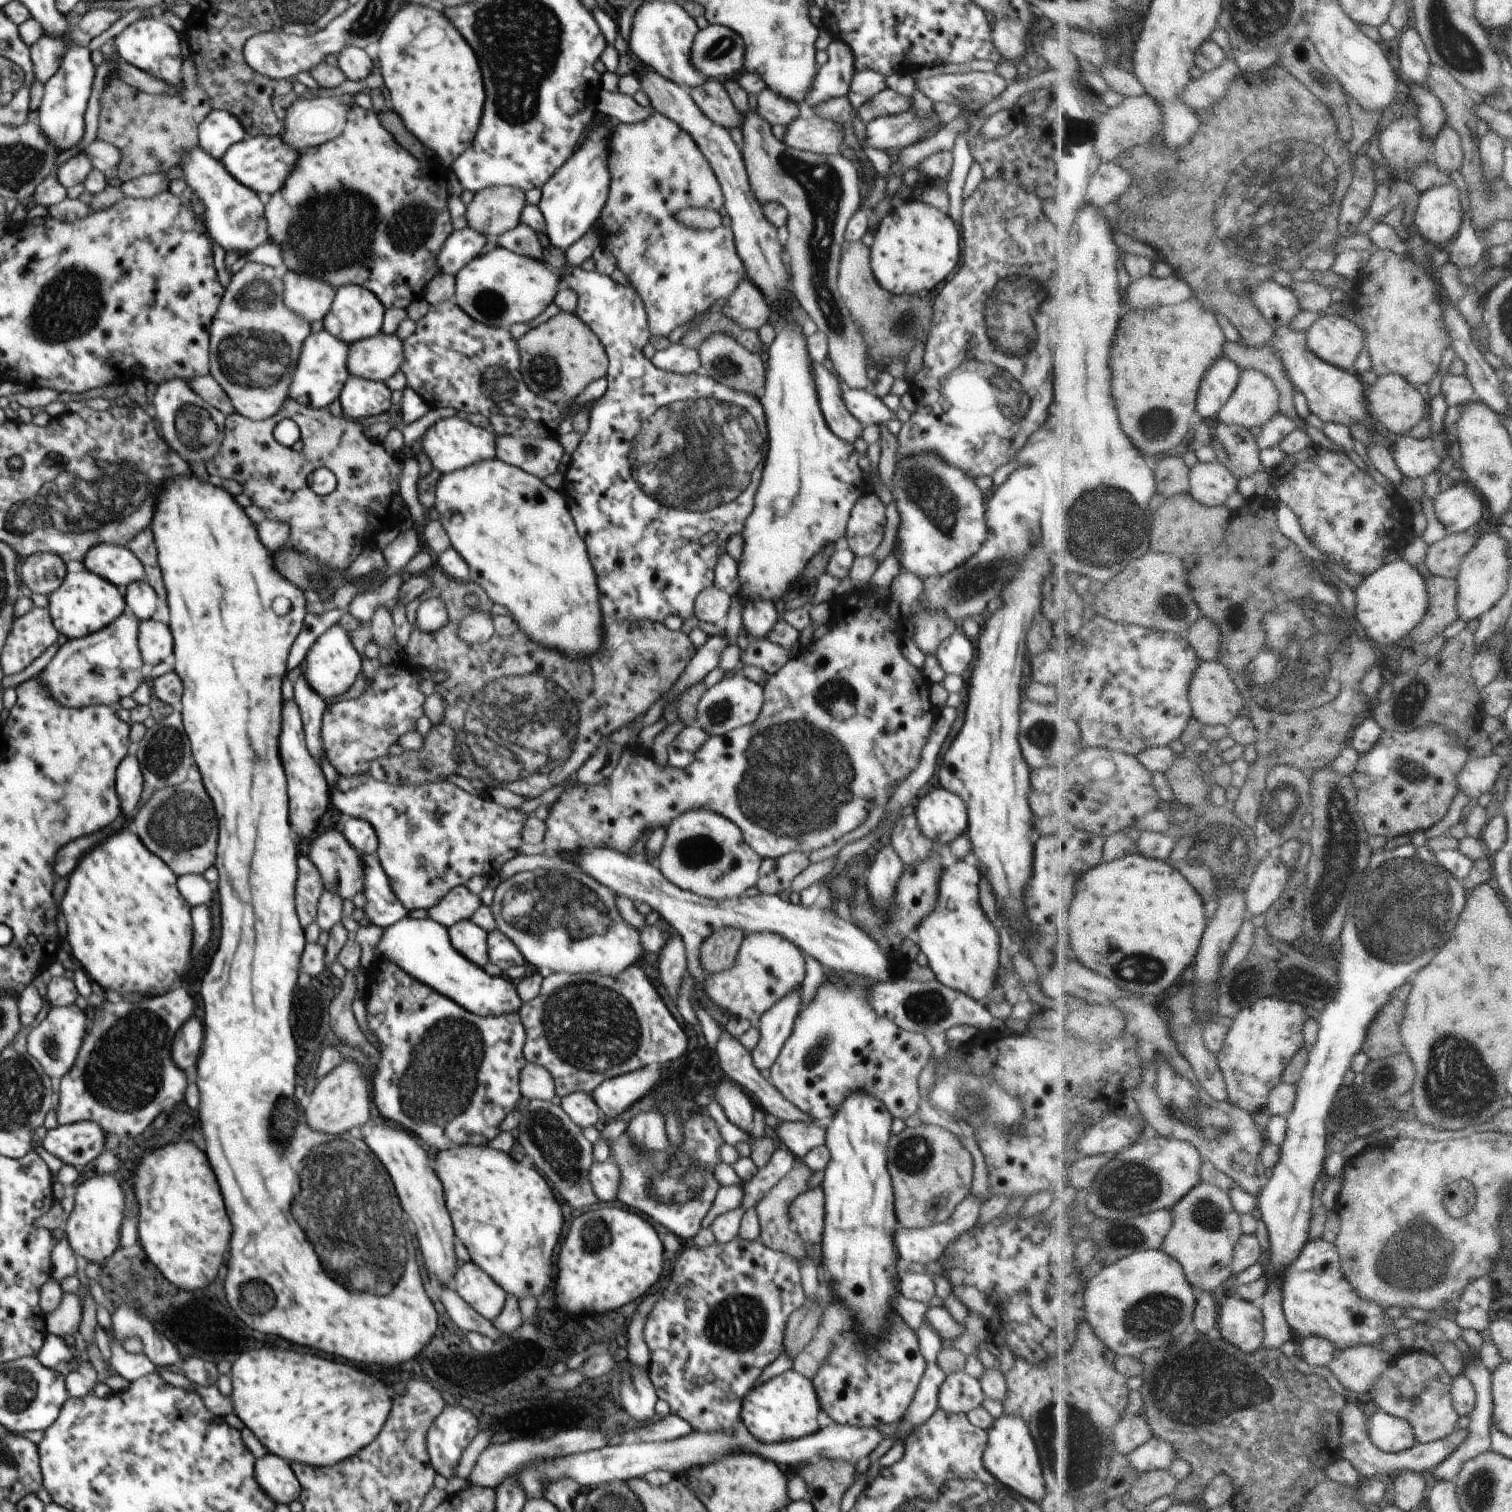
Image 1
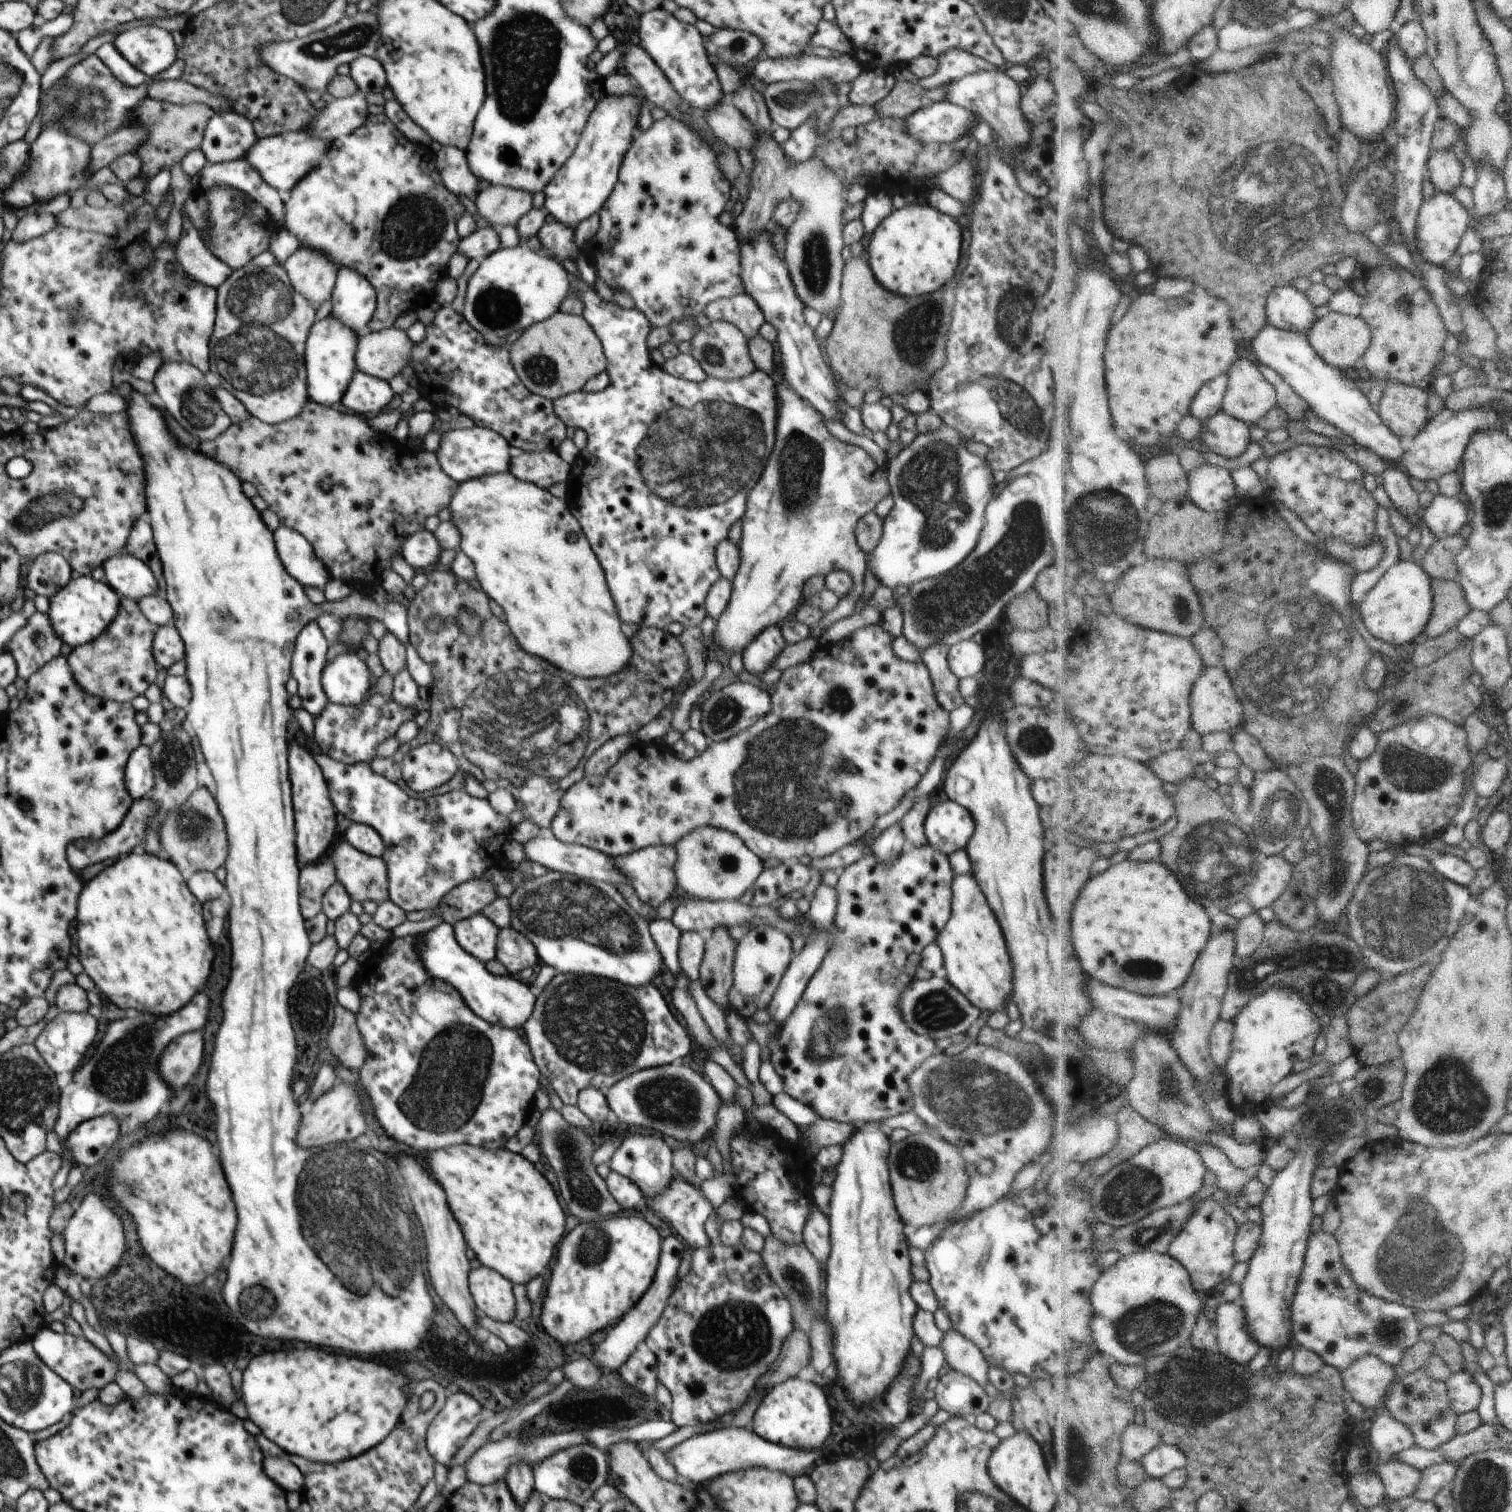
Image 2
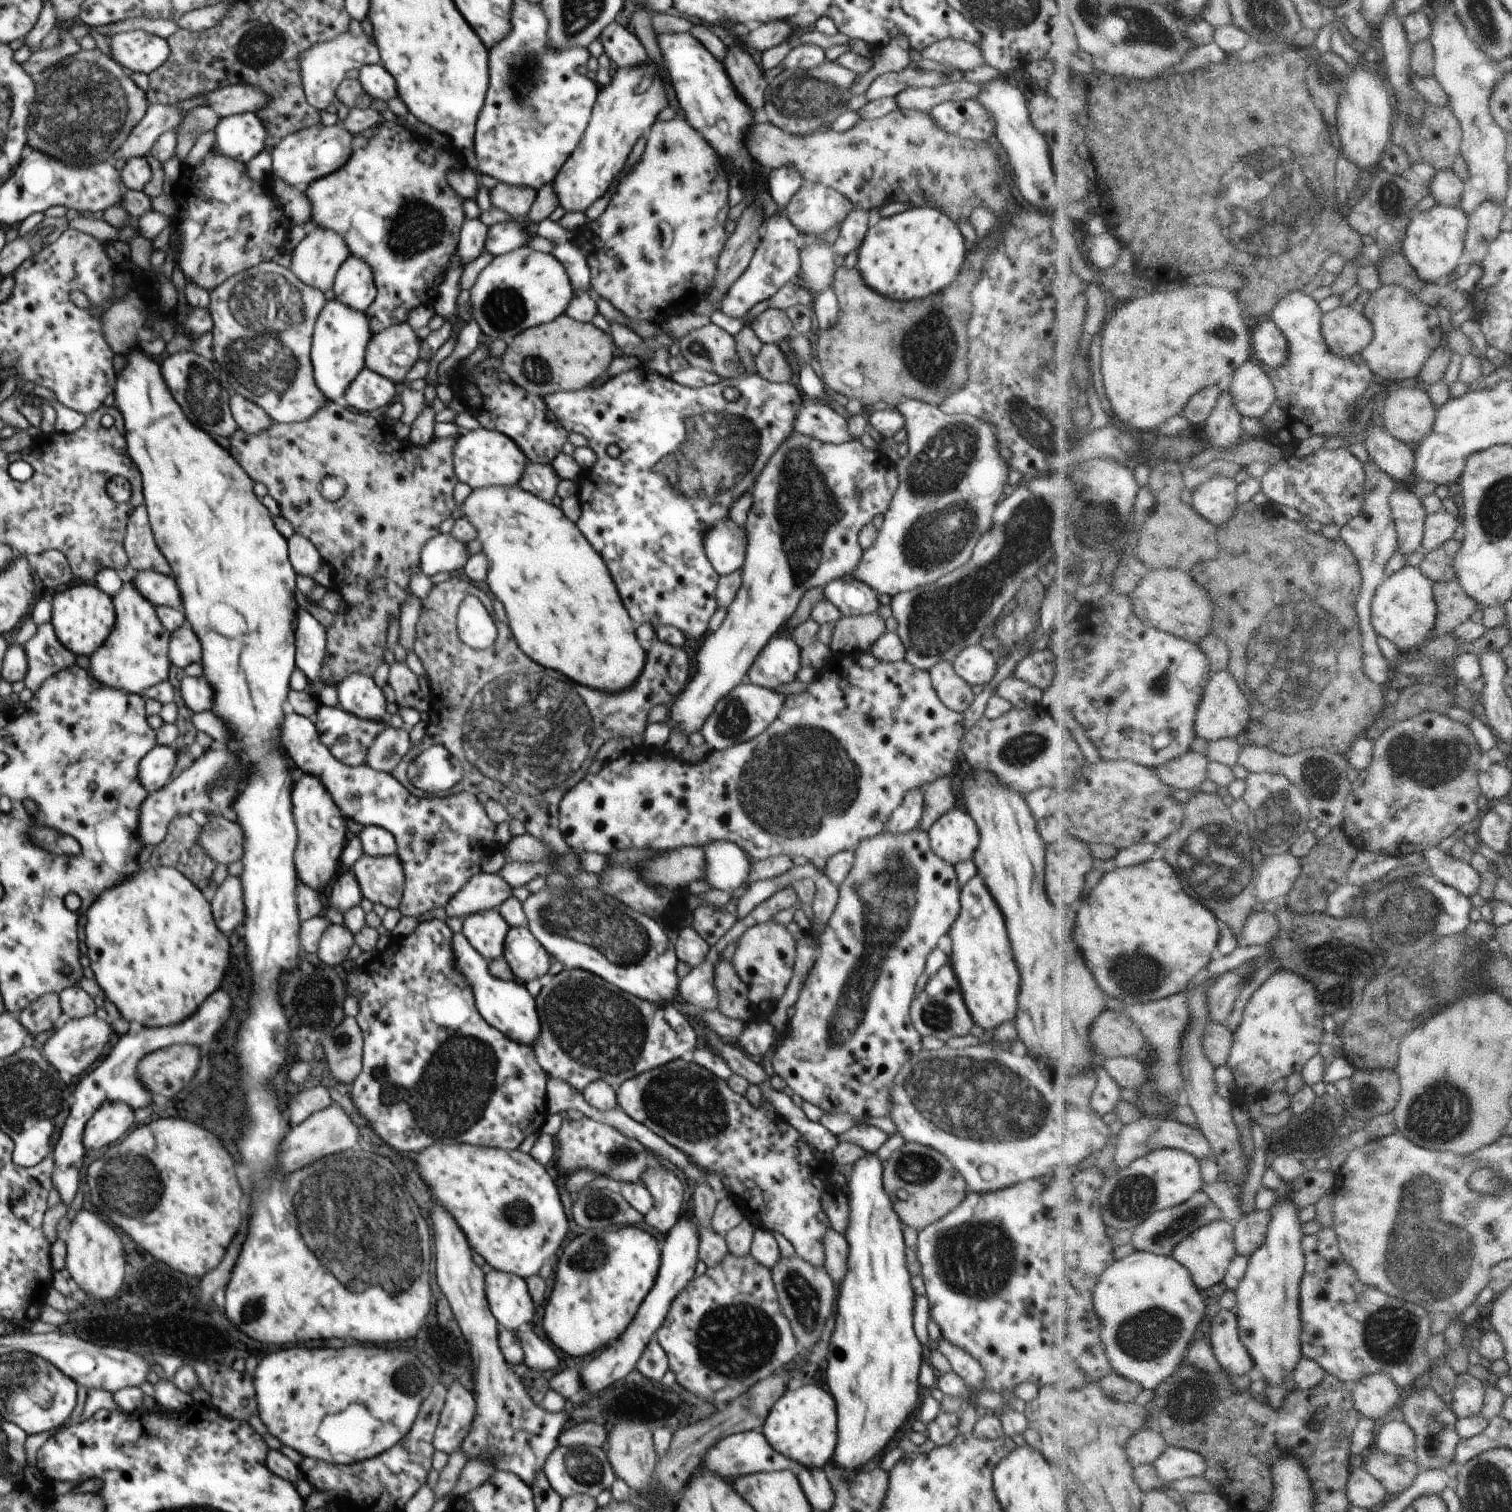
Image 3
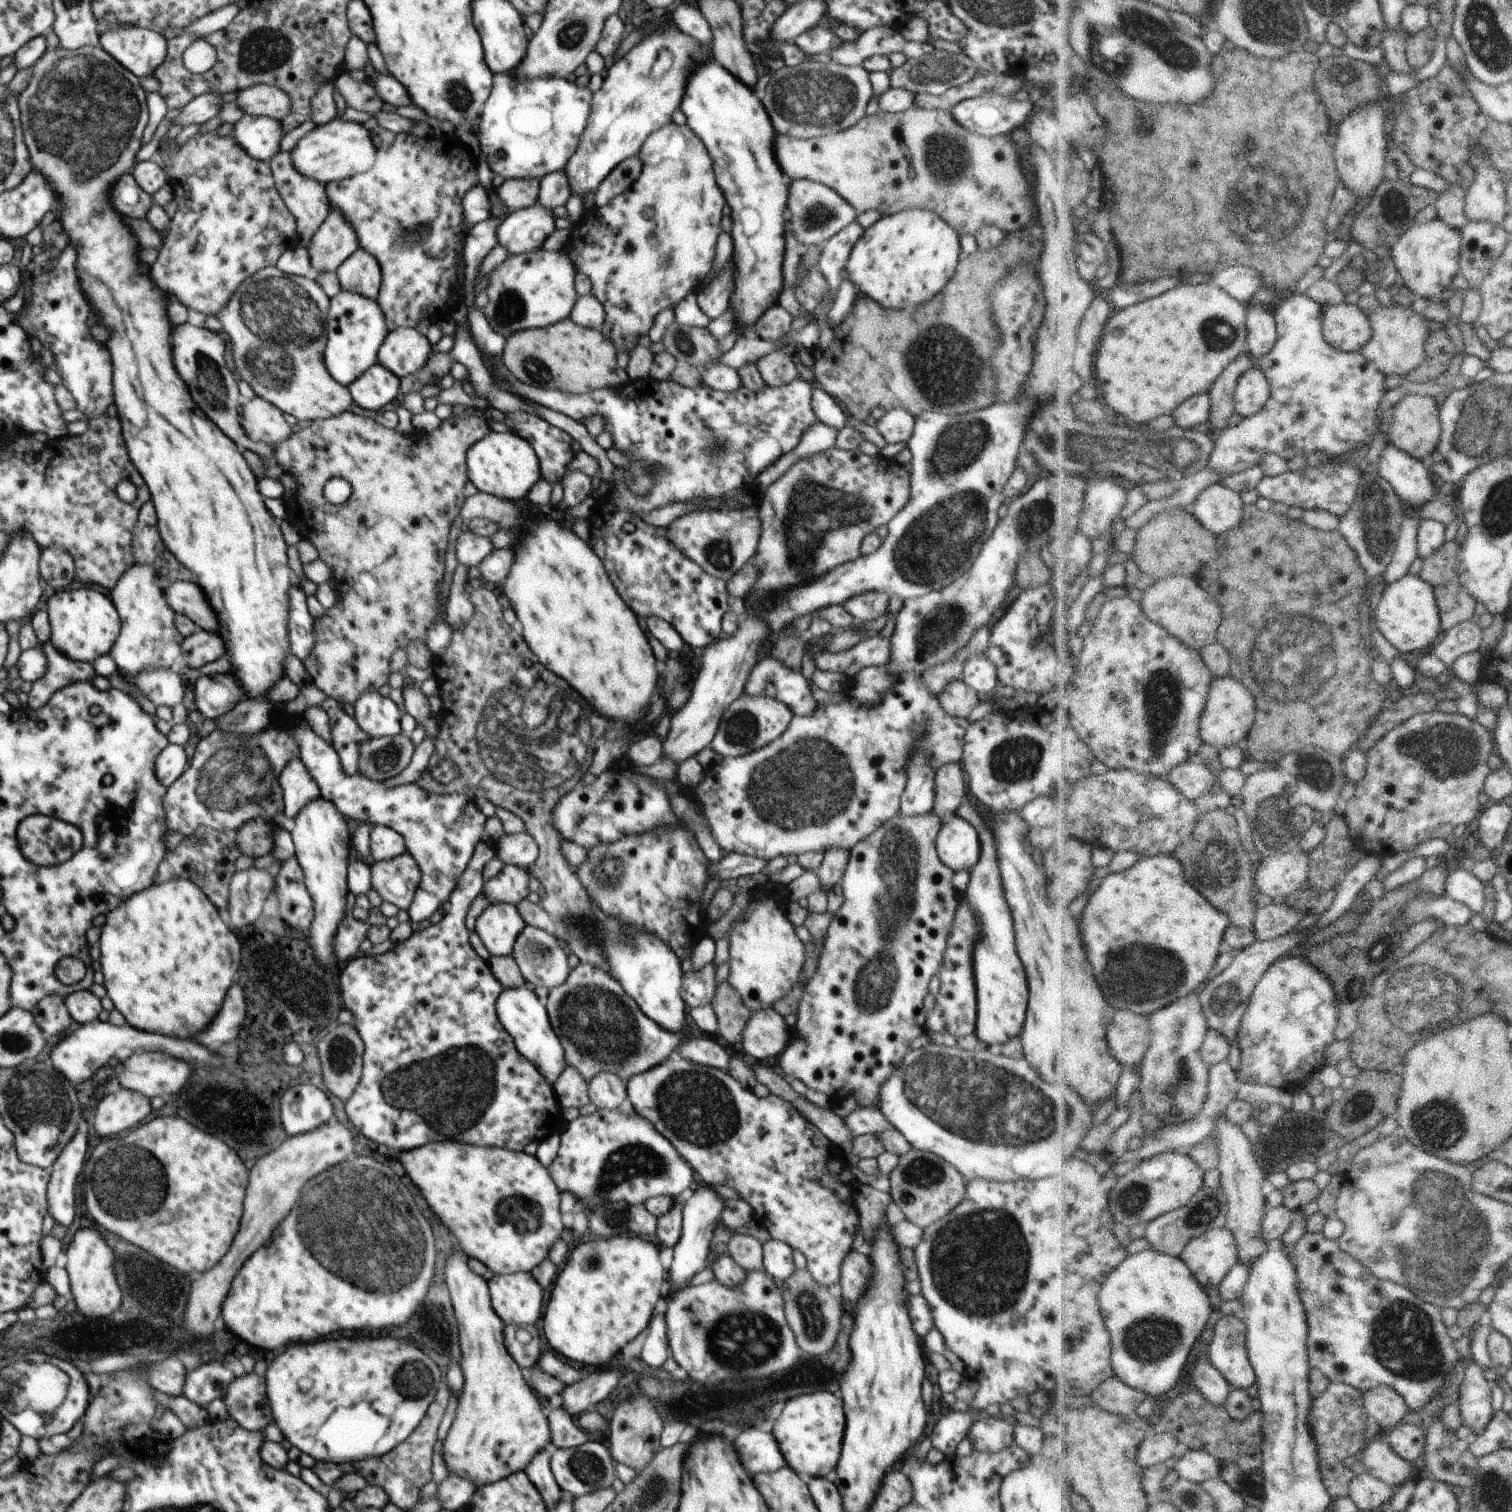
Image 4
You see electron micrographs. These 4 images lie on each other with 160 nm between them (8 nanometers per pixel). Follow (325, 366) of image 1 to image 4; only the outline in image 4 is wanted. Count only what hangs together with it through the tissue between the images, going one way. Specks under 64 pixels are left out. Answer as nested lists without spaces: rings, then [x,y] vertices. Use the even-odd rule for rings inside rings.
[[[341,290],[329,302],[328,318],[326,318],[324,346],[324,364],[328,374],[342,386],[349,386],[368,368],[377,363],[378,348],[388,336],[388,326],[384,320],[384,312],[380,310],[378,301],[357,292]]]

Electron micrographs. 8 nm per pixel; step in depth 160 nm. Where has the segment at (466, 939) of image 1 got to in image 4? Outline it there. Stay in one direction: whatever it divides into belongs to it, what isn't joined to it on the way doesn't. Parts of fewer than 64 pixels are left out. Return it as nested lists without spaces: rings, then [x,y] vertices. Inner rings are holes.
[[[496,901],[476,919],[474,931],[480,935],[491,955],[508,956],[526,925],[515,904]]]

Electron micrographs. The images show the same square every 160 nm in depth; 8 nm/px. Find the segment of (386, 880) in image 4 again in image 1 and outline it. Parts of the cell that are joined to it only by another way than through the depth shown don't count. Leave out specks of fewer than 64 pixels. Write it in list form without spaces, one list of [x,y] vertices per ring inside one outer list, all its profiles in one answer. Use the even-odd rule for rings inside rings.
[[[340,829],[330,830],[312,838],[310,854],[308,858],[312,860],[318,869],[326,891],[336,893],[343,899],[352,900],[356,894],[363,892],[365,883],[365,868],[361,861],[361,852],[357,851],[341,833]]]

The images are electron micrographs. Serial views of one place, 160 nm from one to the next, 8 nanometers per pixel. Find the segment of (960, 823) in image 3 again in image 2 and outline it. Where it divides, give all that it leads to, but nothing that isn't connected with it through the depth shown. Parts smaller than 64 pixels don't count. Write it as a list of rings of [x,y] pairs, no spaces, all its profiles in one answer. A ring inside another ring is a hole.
[[[949,799],[930,809],[924,828],[927,842],[932,848],[950,855],[965,850],[974,834],[975,824],[970,811]]]

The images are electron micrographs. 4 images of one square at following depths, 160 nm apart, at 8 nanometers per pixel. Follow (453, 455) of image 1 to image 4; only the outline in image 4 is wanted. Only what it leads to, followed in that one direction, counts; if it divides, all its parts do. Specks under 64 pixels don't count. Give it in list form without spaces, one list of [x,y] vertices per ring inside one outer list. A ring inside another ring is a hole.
[[[491,431],[472,444],[466,452],[466,470],[468,480],[479,491],[506,498],[506,500],[522,500],[530,488],[540,480],[540,461],[529,442],[510,431],[499,433]]]

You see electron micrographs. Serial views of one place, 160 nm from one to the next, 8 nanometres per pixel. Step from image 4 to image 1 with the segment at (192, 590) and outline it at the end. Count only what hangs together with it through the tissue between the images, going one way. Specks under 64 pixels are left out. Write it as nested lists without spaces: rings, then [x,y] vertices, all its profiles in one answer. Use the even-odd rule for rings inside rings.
[[[112,543],[97,544],[83,560],[94,574],[115,584],[122,591],[137,581],[145,581],[145,570],[138,557],[130,550]]]

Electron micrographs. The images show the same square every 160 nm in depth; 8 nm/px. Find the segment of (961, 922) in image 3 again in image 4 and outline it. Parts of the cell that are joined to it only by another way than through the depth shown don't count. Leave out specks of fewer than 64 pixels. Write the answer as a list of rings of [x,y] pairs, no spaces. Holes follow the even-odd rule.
[[[965,800],[955,812],[955,815],[959,815],[977,830],[981,845],[980,859],[971,869],[967,890],[962,895],[968,901],[972,912],[976,914],[976,920],[980,922],[980,934],[976,938],[976,944],[972,946],[974,948],[972,970],[974,970],[974,982],[976,982],[976,1031],[974,1034],[980,1043],[987,1047],[1002,1046],[1010,1038],[1020,1037],[1024,1020],[1026,1020],[1026,1008],[1028,1008],[1028,982],[1026,982],[1024,966],[1016,954],[1012,914],[1002,890],[994,836],[990,832],[989,825],[984,823],[982,816],[974,807]]]

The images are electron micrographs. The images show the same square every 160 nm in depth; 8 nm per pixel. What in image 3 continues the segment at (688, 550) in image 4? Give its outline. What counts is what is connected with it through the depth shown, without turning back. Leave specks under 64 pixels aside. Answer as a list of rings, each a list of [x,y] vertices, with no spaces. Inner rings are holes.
[[[729,516],[703,532],[706,558],[719,576],[740,571],[745,561],[747,530]]]

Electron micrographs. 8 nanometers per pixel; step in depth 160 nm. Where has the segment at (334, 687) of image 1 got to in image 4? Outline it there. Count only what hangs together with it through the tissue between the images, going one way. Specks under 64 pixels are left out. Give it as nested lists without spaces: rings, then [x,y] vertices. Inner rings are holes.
[[[376,690],[364,692],[354,704],[354,718],[369,737],[382,738],[402,733],[400,708]]]

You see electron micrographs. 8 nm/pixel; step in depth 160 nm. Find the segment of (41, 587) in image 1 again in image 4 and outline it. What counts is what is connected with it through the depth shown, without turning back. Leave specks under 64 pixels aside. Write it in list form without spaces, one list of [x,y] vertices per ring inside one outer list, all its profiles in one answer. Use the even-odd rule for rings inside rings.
[[[48,546],[41,550],[39,573],[48,585],[56,591],[62,591],[74,580],[73,556],[60,546]]]

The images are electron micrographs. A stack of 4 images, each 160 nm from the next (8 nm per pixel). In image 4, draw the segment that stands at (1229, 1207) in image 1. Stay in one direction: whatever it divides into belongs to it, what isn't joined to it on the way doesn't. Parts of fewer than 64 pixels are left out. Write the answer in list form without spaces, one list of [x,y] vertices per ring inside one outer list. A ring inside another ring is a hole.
[[[1219,1227],[1192,1240],[1181,1258],[1190,1265],[1205,1287],[1220,1287],[1238,1264],[1239,1256],[1235,1233],[1230,1228]]]

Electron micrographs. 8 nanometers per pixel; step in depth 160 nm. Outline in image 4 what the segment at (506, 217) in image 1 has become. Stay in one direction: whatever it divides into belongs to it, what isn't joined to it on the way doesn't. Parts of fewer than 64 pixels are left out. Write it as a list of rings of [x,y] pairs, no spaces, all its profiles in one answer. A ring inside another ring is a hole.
[[[506,179],[495,188],[501,202],[511,211],[525,209],[539,200],[539,184],[541,179]]]

